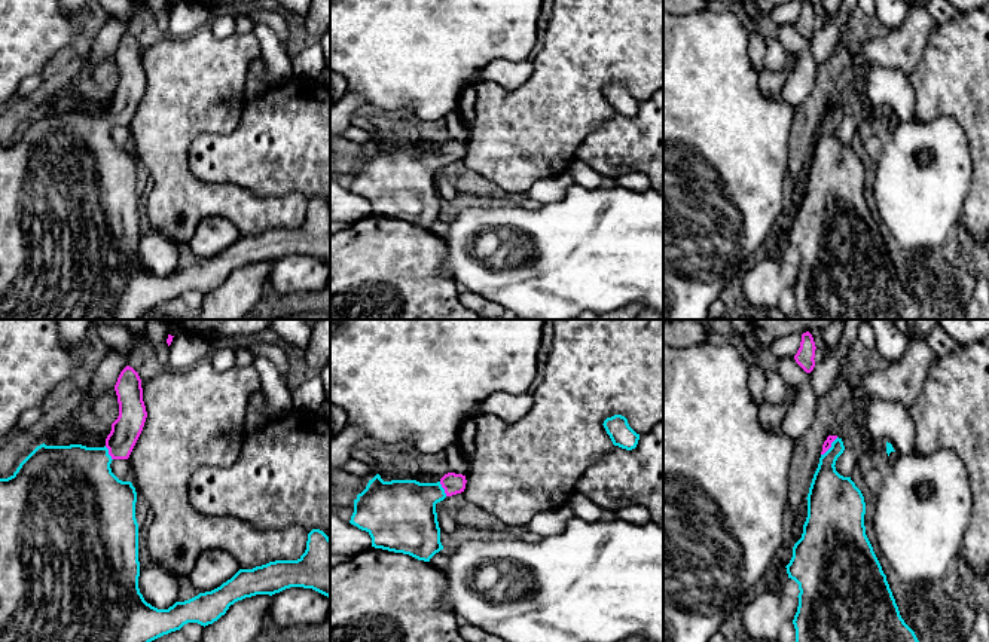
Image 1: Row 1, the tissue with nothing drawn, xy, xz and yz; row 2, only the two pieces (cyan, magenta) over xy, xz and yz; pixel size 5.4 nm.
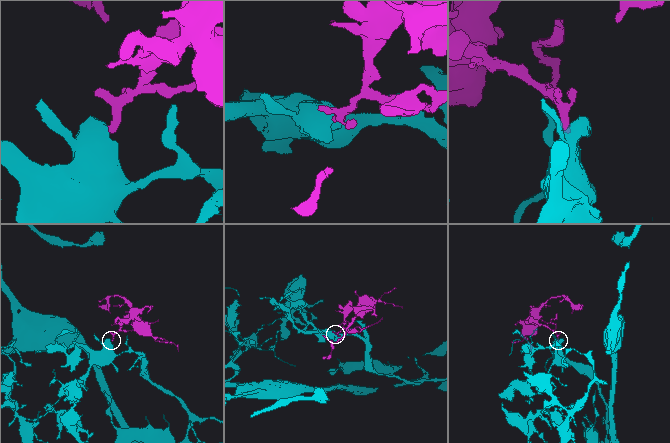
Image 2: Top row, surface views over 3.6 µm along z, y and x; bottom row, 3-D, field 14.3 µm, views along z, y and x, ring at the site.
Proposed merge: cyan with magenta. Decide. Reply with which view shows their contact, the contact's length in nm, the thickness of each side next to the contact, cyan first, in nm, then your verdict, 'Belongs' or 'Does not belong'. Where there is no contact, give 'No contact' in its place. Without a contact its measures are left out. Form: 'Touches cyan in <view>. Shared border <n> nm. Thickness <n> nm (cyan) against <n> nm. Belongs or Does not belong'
Touches cyan in yz. Shared border 140 nm. Thickness 220 nm (cyan) against 50 nm. Belongs

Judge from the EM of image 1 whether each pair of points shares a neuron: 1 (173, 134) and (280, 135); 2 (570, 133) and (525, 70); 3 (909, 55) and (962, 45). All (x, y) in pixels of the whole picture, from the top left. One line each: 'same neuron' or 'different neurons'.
1: different neurons
2: different neurons
3: different neurons

